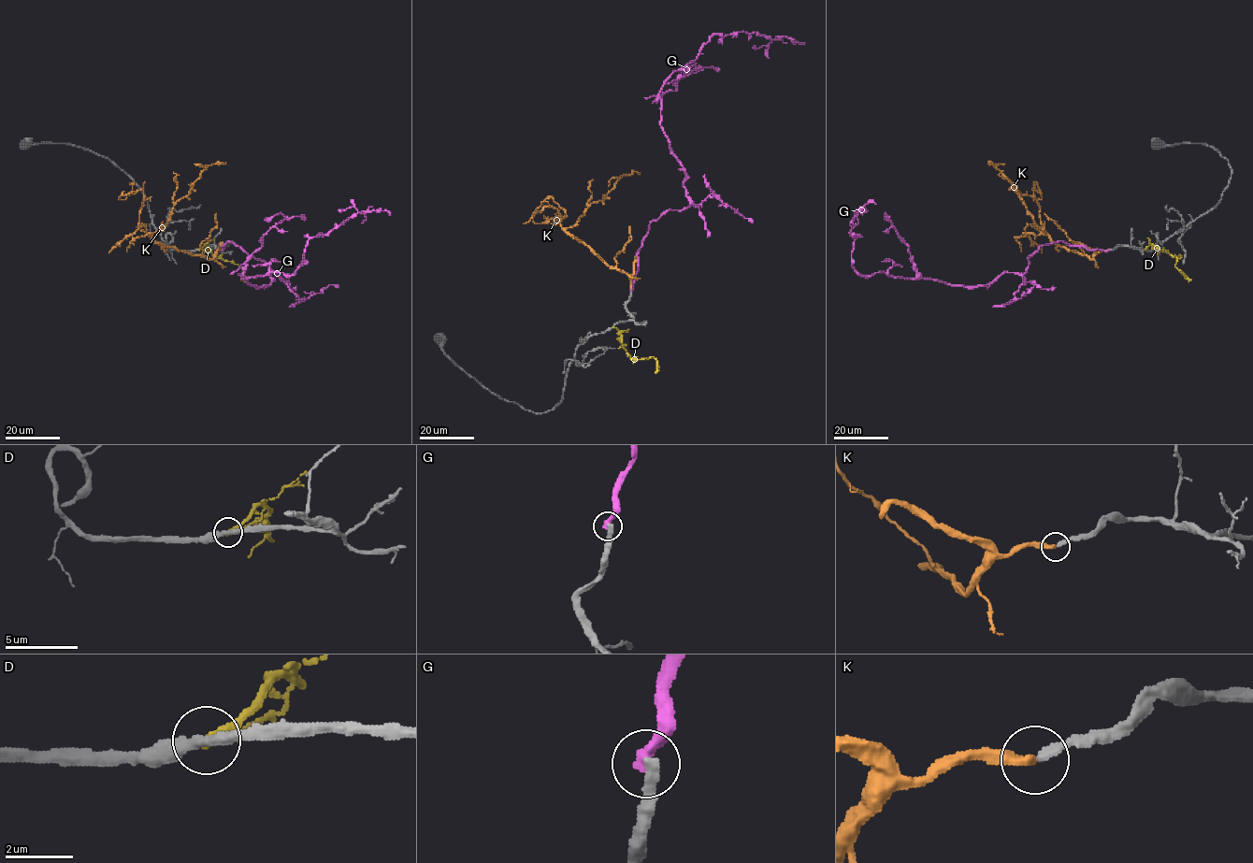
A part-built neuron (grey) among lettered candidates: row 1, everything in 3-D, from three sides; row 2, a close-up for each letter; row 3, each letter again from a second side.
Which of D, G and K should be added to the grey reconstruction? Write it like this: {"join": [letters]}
{"join": ["K"]}

